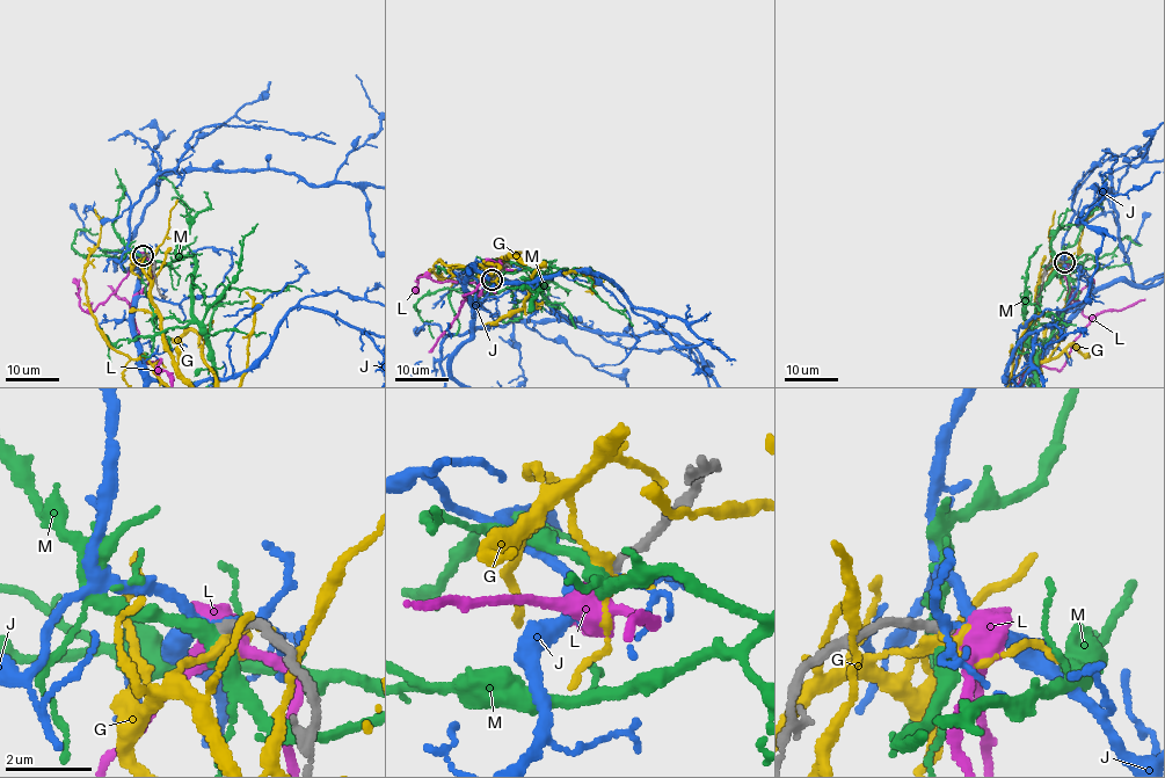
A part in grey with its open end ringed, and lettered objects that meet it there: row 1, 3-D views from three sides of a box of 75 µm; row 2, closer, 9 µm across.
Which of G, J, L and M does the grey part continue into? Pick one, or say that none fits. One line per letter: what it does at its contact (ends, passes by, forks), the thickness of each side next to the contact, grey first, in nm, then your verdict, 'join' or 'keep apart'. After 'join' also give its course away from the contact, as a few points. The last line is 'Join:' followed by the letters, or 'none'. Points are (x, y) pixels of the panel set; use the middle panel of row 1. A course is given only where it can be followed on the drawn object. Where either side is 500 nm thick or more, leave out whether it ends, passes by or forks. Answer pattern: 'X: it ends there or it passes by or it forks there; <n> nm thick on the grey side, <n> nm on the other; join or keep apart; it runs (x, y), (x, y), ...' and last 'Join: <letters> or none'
G: it passes by; 260 nm thick on the grey side, 220 nm on the other; keep apart
J: it forks there; 260 nm thick on the grey side, 140 nm on the other; keep apart
L: it forks there; 240 nm thick on the grey side, 480 nm on the other; keep apart
M: it passes by; 240 nm thick on the grey side, 360 nm on the other; keep apart
Join: none

